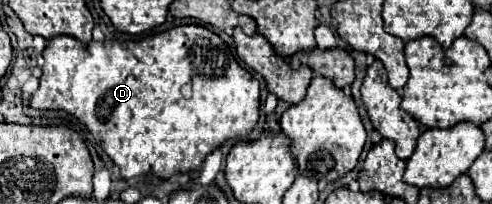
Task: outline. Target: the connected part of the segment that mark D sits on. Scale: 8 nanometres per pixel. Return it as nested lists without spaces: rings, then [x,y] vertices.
[[[181,24],[175,26],[171,30],[165,32],[157,32],[151,36],[143,36],[137,40],[127,40],[127,42],[89,42],[89,48],[81,42],[77,42],[77,38],[69,38],[69,36],[57,36],[51,38],[47,42],[47,48],[43,50],[43,58],[45,64],[41,68],[41,78],[39,78],[39,88],[37,92],[31,96],[31,106],[33,108],[43,108],[43,110],[51,110],[51,108],[61,108],[69,114],[73,114],[75,118],[79,118],[95,136],[95,140],[101,144],[101,148],[109,154],[109,158],[119,166],[121,170],[121,178],[129,180],[129,178],[137,178],[143,176],[147,172],[153,172],[159,178],[169,178],[175,172],[189,172],[195,170],[203,164],[205,156],[209,152],[213,152],[215,148],[219,148],[225,140],[237,140],[237,138],[245,138],[249,134],[249,130],[255,126],[257,118],[259,118],[259,80],[253,78],[251,72],[247,72],[245,68],[239,66],[239,62],[235,60],[235,56],[231,54],[229,46],[207,26],[201,24]]]

